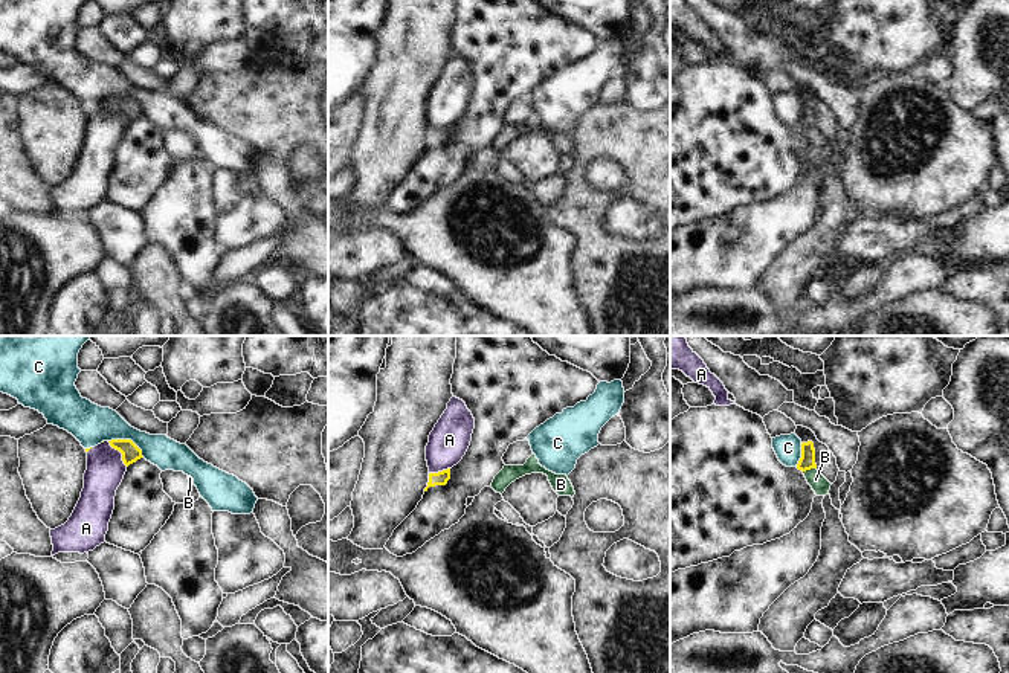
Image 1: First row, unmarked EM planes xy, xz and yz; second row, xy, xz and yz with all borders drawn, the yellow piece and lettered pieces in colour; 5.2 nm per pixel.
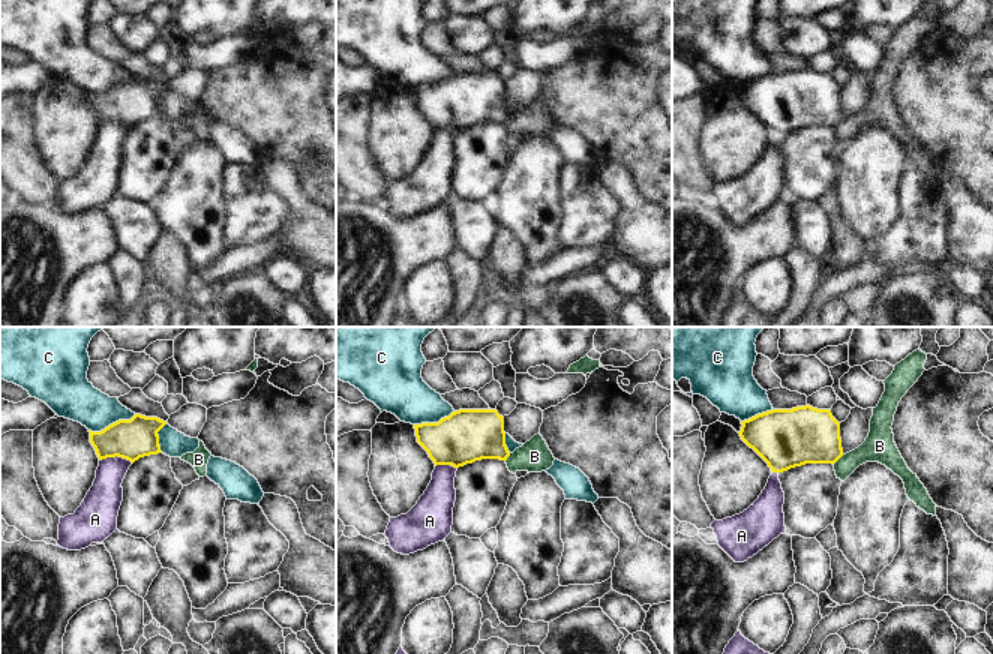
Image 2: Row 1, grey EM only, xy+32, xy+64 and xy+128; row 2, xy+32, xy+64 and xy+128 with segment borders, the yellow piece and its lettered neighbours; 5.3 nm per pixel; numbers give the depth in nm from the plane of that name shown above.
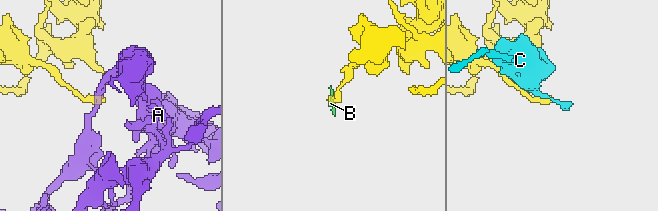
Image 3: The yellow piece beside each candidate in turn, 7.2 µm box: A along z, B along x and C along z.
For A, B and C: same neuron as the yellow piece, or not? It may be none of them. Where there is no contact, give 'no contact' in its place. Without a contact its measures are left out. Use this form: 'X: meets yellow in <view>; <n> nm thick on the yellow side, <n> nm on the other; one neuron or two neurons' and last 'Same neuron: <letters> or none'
A: meets yellow in xy; 100 nm thick on the yellow side, 200 nm on the other; two neurons
B: meets yellow in yz; 80 nm thick on the yellow side, 90 nm on the other; two neurons
C: meets yellow in xy; 100 nm thick on the yellow side, 220 nm on the other; two neurons
Same neuron: none

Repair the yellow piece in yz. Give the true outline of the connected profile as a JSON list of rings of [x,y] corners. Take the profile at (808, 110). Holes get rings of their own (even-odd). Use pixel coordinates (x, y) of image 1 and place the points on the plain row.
[[[812,99],[801,101],[801,116],[800,116],[798,122],[797,122],[797,127],[801,128],[801,130],[817,127],[815,107],[814,107]]]

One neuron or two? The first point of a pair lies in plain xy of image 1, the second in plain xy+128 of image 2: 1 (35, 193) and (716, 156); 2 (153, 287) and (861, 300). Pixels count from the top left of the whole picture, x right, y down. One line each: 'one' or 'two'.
1: two
2: two

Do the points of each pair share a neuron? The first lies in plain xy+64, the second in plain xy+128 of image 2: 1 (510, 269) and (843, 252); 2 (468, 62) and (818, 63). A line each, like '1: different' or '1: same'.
1: same
2: different

